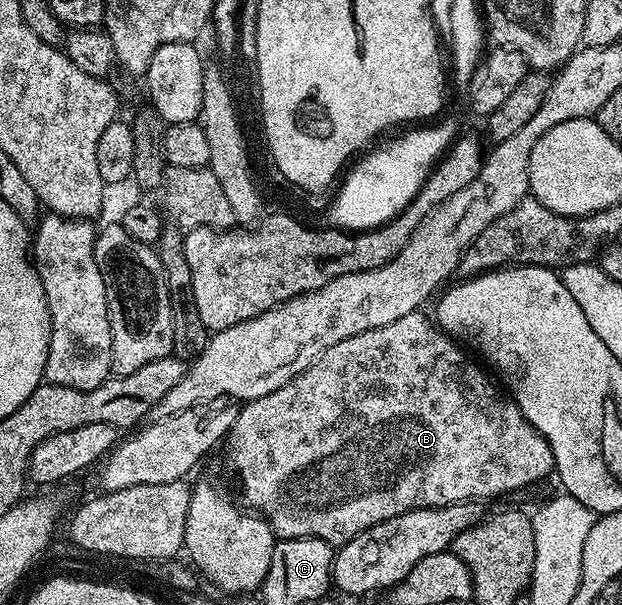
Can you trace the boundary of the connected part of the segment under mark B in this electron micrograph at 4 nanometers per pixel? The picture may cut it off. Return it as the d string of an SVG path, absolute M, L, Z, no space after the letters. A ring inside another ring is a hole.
M416 312L401 316L401 320L393 320L393 324L349 336L349 340L341 340L341 344L333 344L333 348L321 352L318 360L305 368L305 372L293 376L289 384L281 384L281 388L269 392L269 396L253 398L240 405L237 420L225 439L227 462L231 465L232 472L243 481L242 501L266 518L276 539L316 538L338 548L353 540L353 536L365 532L365 528L381 524L381 520L393 520L393 516L401 516L410 510L488 500L487 498L495 498L498 494L523 490L554 471L553 452L545 436L541 436L541 432L537 432L537 428L533 428L533 424L525 420L515 401L491 383L492 375L478 361L470 362L467 359L468 351L451 335L444 334L428 315L427 318L423 312Z

